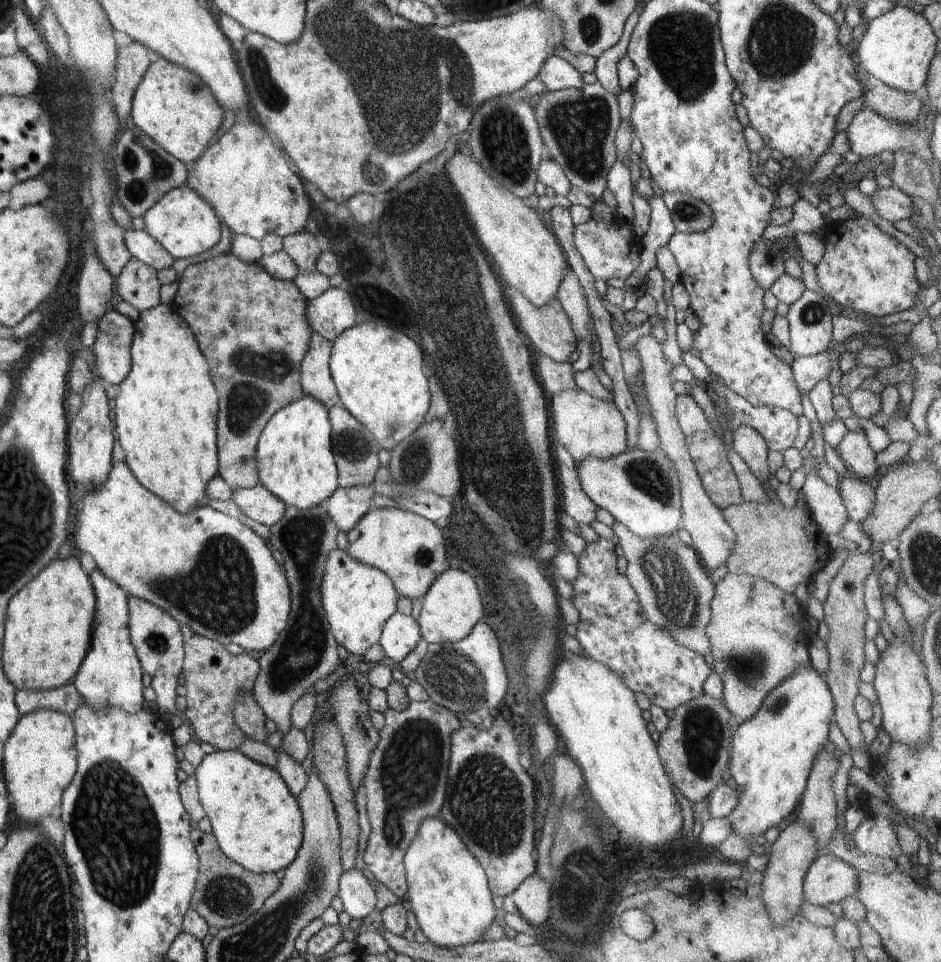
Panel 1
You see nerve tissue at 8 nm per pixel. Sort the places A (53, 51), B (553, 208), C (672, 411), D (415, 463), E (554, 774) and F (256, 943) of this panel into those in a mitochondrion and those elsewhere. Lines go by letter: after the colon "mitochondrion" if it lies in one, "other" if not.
A: other
B: other
C: other
D: mitochondrion
E: other
F: mitochondrion

